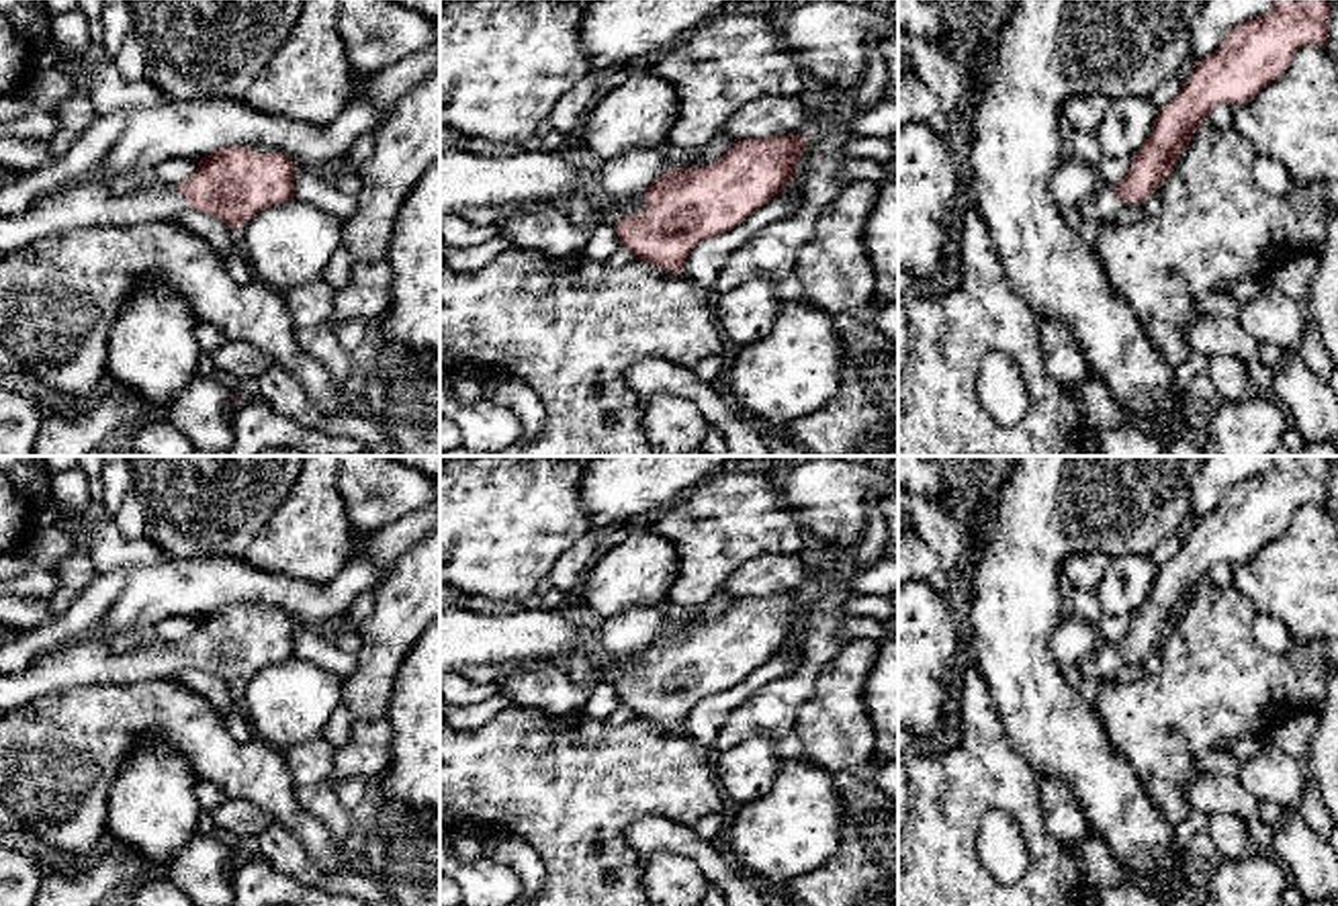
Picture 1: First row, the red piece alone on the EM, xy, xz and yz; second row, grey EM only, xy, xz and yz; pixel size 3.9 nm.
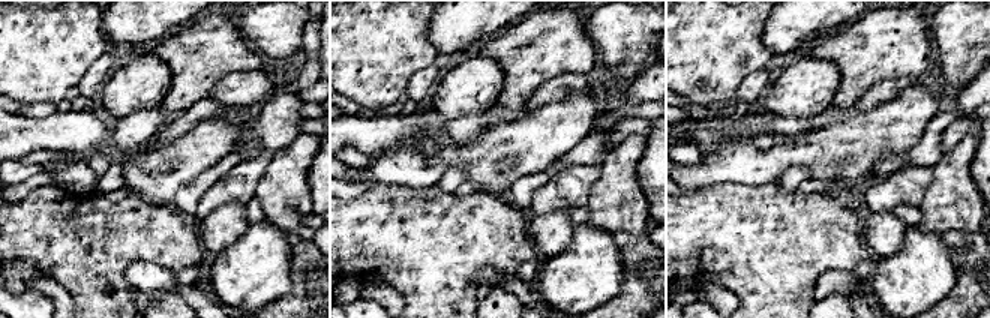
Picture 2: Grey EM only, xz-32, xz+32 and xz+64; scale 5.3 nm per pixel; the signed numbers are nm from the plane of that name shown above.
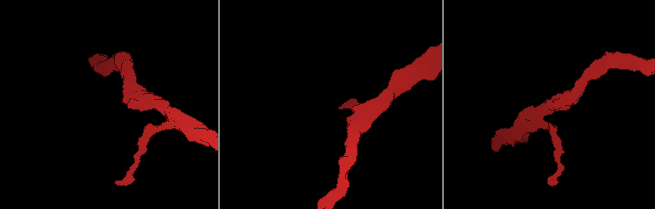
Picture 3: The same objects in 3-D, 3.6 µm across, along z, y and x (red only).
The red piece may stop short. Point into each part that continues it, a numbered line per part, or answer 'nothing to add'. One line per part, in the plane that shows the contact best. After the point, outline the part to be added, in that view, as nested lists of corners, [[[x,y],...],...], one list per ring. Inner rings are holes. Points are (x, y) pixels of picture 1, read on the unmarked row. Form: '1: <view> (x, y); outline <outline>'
1: xz (545, 686); outline [[[601,652],[591,659],[593,681],[587,685],[577,685],[561,661],[532,661],[499,681],[499,693],[520,708],[540,710],[548,716],[569,716],[583,710],[597,683],[616,683],[620,677],[642,671],[649,665],[644,652],[626,661],[614,661]]]

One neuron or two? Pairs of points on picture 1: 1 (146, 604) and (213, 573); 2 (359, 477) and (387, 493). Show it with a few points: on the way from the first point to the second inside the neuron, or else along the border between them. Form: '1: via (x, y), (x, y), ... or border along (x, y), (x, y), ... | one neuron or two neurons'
1: via (162, 592), (197, 585) | one neuron
2: via (365, 477), (381, 489) | one neuron

